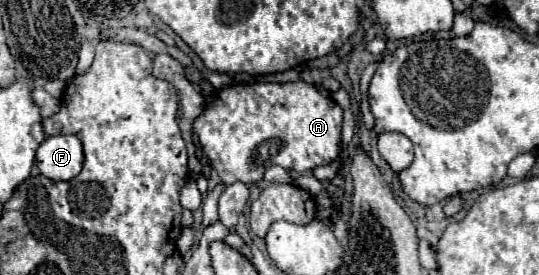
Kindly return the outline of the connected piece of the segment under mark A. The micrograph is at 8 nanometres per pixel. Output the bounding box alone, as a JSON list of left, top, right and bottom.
[193,80,343,186]

